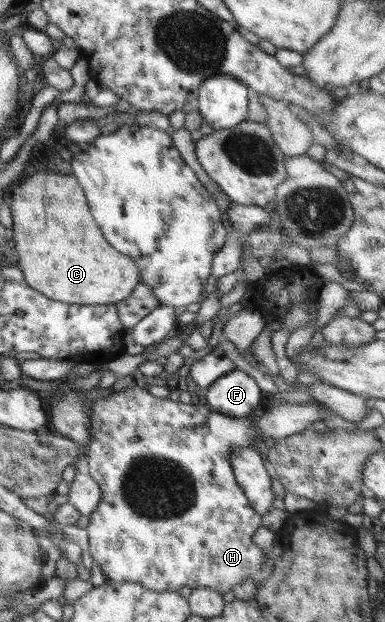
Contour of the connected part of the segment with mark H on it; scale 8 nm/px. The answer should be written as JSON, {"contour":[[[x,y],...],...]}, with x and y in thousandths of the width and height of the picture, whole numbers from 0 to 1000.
{"contour":[[[345,621],[330,622],[322,629],[296,630],[278,638],[252,640],[239,651],[234,666],[236,701],[231,703],[231,723],[226,735],[226,760],[262,785],[262,805],[244,815],[234,825],[231,842],[226,844],[231,889],[244,900],[244,908],[268,915],[278,931],[294,936],[325,937],[348,934],[374,941],[392,950],[455,949],[486,944],[499,945],[548,945],[571,955],[597,950],[610,941],[626,937],[644,928],[665,929],[678,923],[678,913],[686,907],[686,892],[709,887],[688,886],[668,879],[655,871],[655,863],[665,850],[678,846],[678,828],[657,818],[657,814],[631,789],[618,785],[605,752],[600,752],[600,722],[605,719],[652,719],[662,712],[683,711],[686,706],[730,707],[784,696],[792,690],[808,688],[813,678],[836,675],[855,658],[821,646],[797,646],[790,650],[748,650],[730,646],[699,659],[683,659],[678,669],[662,666],[657,677],[636,672],[600,672],[574,664],[558,662],[545,653],[486,650],[470,645],[449,645],[442,640],[403,638],[377,622]]]}

